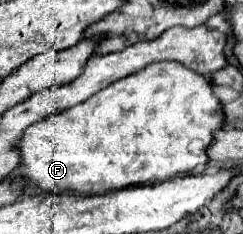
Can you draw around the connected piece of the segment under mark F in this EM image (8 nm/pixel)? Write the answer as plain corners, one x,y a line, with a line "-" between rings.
178,61
152,63
140,73
114,81
84,103
30,125
20,141
20,175
36,181
50,193
78,191
80,195
96,195
128,185
164,181
176,173
192,173
196,167
206,167
210,161
206,149
212,143
214,131
224,125
222,103
212,87
208,77
190,71

